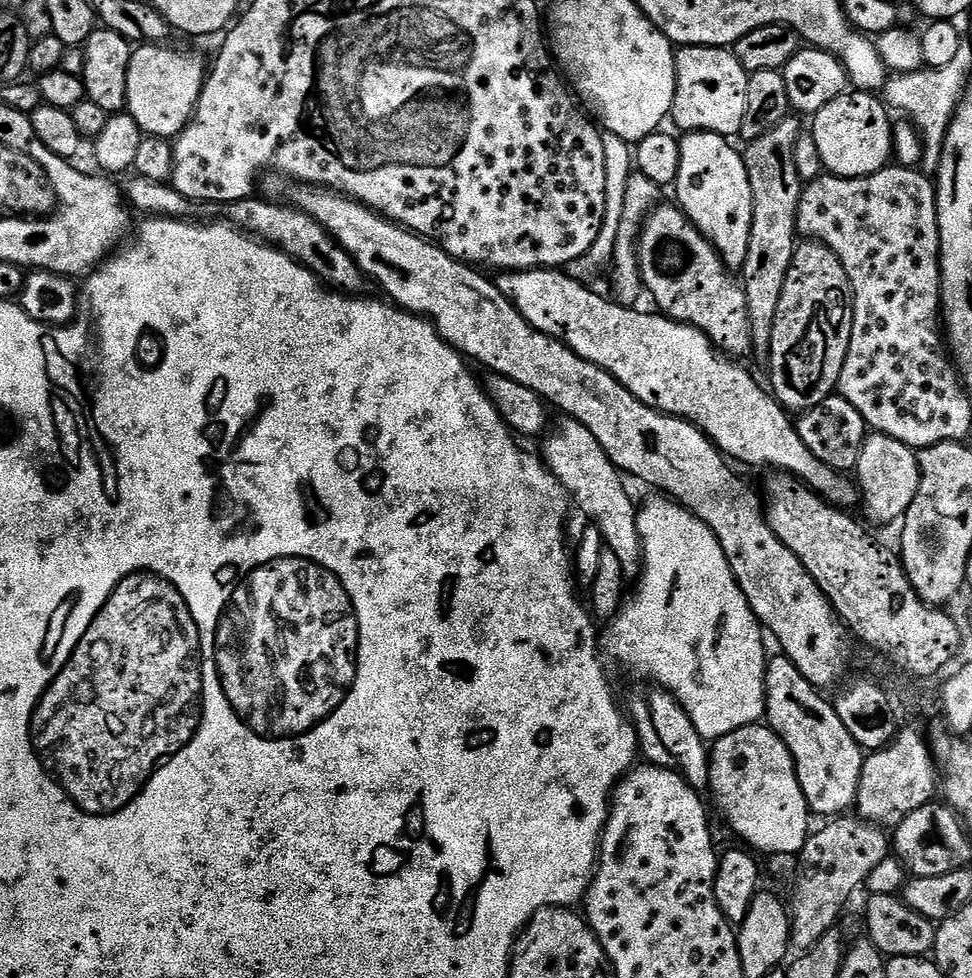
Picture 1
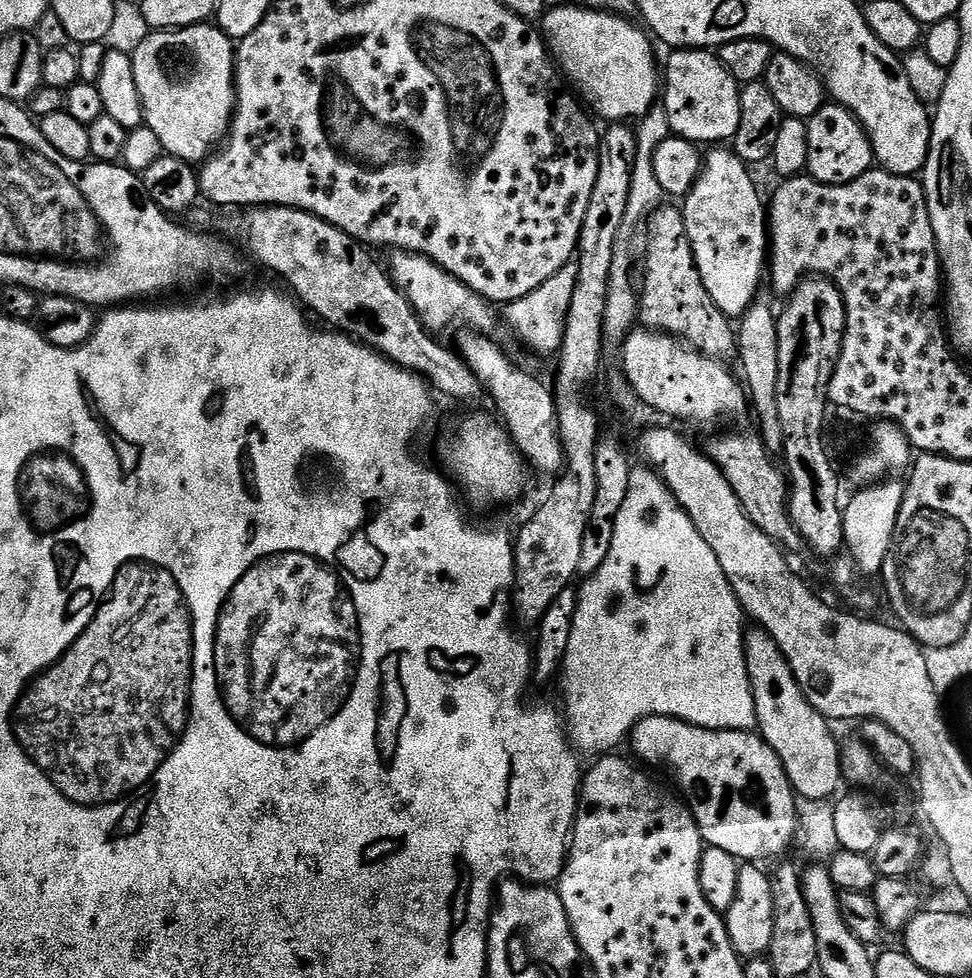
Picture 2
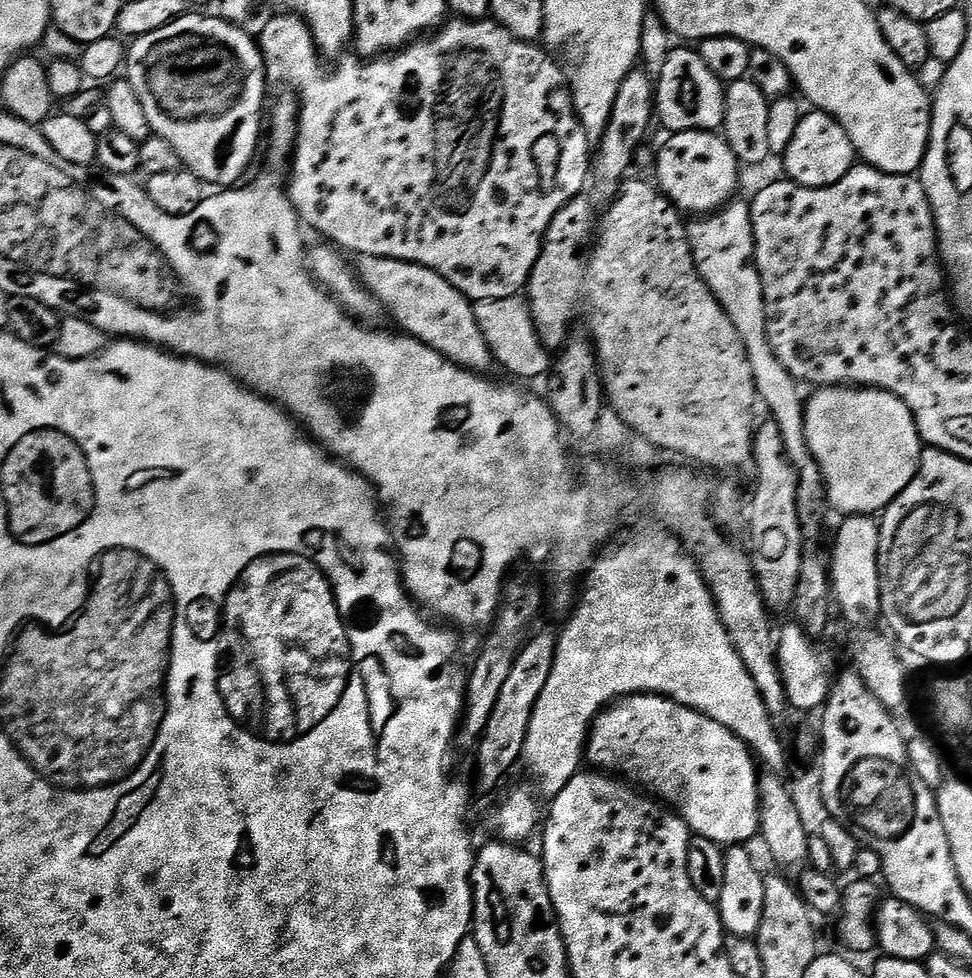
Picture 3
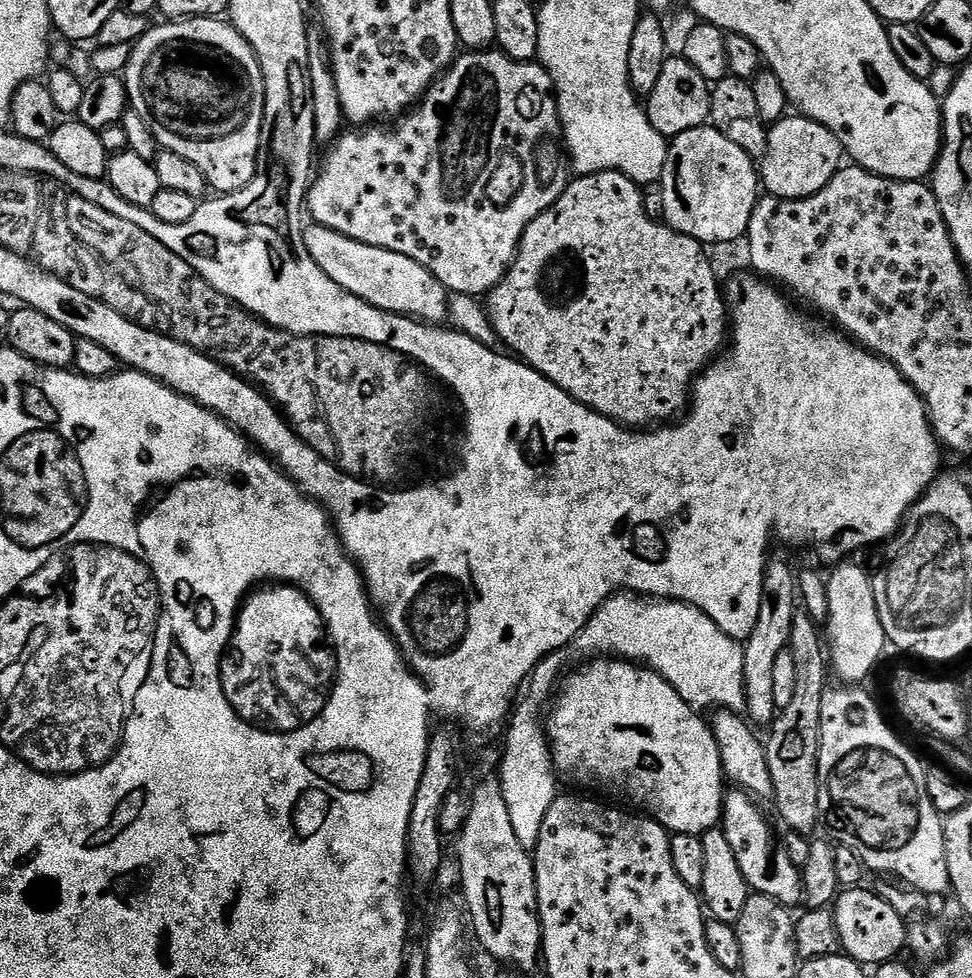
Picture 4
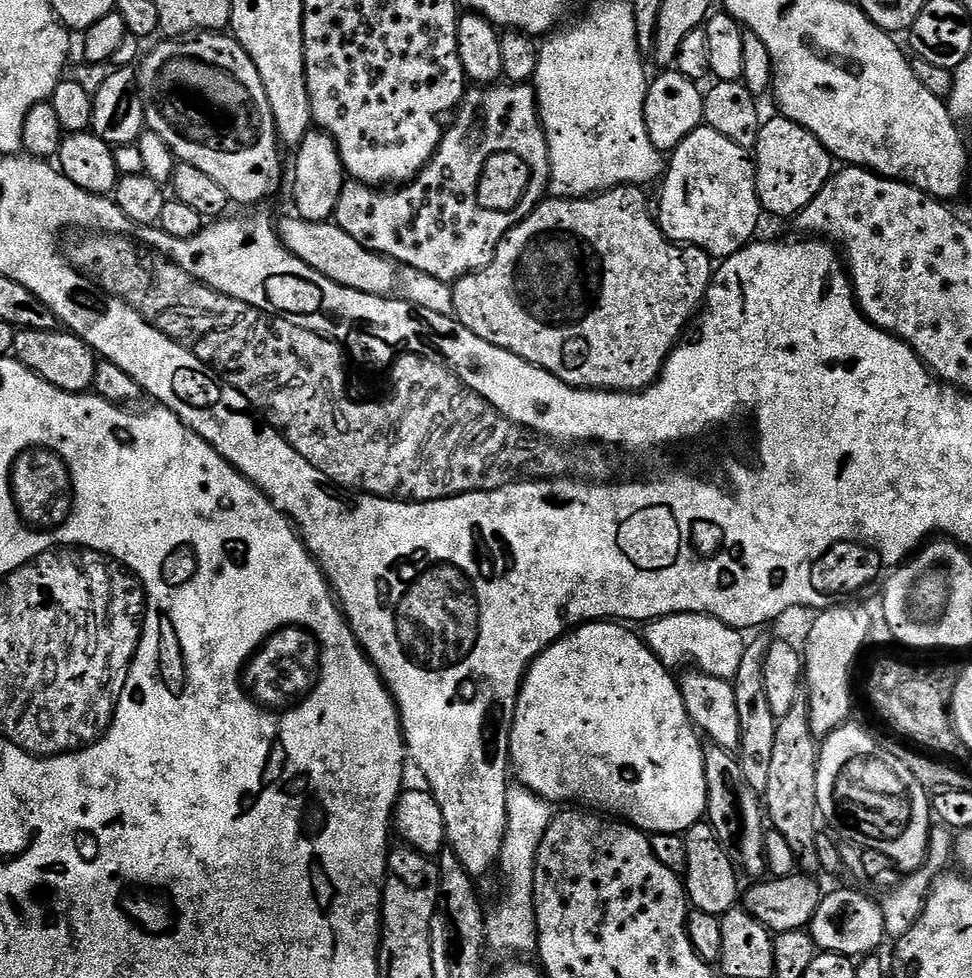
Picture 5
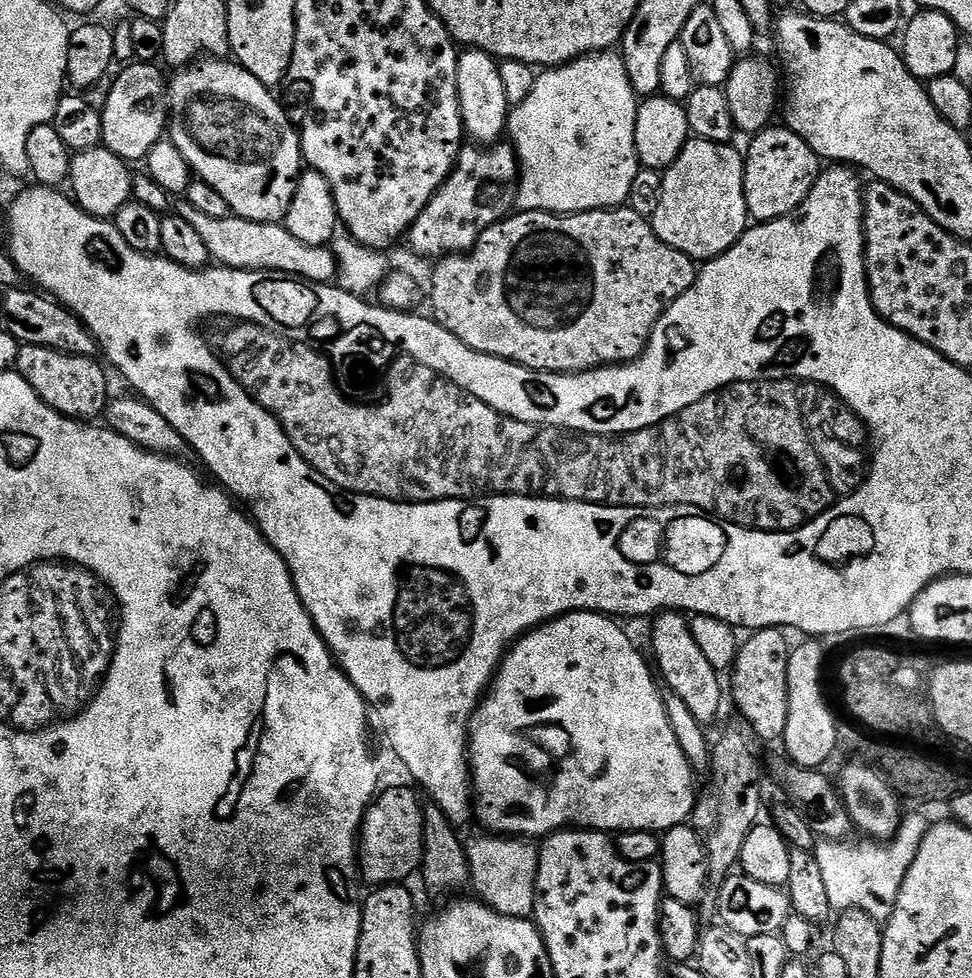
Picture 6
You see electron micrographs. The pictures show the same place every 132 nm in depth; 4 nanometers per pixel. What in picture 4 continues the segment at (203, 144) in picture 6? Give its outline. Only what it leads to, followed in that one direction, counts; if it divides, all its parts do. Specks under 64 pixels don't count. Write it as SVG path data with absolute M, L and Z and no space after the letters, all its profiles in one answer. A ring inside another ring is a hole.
M197 16L191 20L173 20L160 23L164 24L158 25L157 28L156 25L149 27L148 33L132 45L132 57L129 59L128 67L122 73L124 85L128 87L128 103L131 111L137 112L142 118L142 122L146 122L146 126L150 126L156 143L161 149L174 154L182 154L182 158L194 162L194 166L198 166L198 170L202 170L209 185L213 189L217 188L215 190L217 193L227 194L242 190L256 176L256 159L260 153L260 131L264 117L264 79L254 50L248 45L246 38L242 38L239 30L233 28L231 23L224 18Z

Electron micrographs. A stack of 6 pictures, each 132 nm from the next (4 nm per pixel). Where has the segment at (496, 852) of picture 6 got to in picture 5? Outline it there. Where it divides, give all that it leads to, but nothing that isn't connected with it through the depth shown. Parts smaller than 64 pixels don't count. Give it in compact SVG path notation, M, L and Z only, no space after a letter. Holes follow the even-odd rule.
M512 786L506 798L506 830L498 861L498 872L504 875L506 890L496 908L485 919L485 937L489 949L508 954L530 954L539 951L536 934L539 913L536 910L536 855L542 846L542 838L554 815L553 805L536 796L528 788Z

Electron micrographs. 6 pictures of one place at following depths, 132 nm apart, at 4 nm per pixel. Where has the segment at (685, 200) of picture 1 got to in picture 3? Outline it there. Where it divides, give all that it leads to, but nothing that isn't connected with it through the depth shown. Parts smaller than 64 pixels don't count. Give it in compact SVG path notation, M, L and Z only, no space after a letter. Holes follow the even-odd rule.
M729 201L716 213L711 213L691 224L689 223L688 240L695 258L700 277L708 289L714 293L716 301L726 310L727 317L734 323L742 344L746 349L754 375L757 399L768 408L770 418L781 431L787 458L798 474L798 510L800 525L809 533L820 528L816 511L826 504L824 475L820 472L817 460L809 450L805 438L805 418L803 395L800 396L799 383L790 375L774 354L766 334L765 299L762 298L761 276L758 274L753 240L752 211L749 203Z

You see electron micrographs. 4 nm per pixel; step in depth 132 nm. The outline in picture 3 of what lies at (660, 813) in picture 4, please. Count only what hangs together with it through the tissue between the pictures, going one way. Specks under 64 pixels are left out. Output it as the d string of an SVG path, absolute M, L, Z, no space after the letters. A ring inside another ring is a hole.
M641 694L626 696L605 707L588 731L586 760L593 769L619 774L633 785L641 784L636 785L641 789L649 788L644 790L665 805L676 803L674 808L680 819L697 836L710 838L721 846L744 846L749 843L747 840L757 839L760 831L760 776L756 772L758 764L752 749L726 730L726 726L718 726L718 722L679 704L677 700Z

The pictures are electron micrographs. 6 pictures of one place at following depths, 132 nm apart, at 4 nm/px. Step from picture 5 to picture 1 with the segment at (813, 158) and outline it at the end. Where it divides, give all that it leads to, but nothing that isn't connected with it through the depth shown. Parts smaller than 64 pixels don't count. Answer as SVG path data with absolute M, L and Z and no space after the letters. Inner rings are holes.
M849 90L834 98L834 102L826 102L826 106L811 117L810 127L823 171L842 178L862 178L889 167L894 156L894 120L888 117L888 112L889 105L879 95L859 90Z

